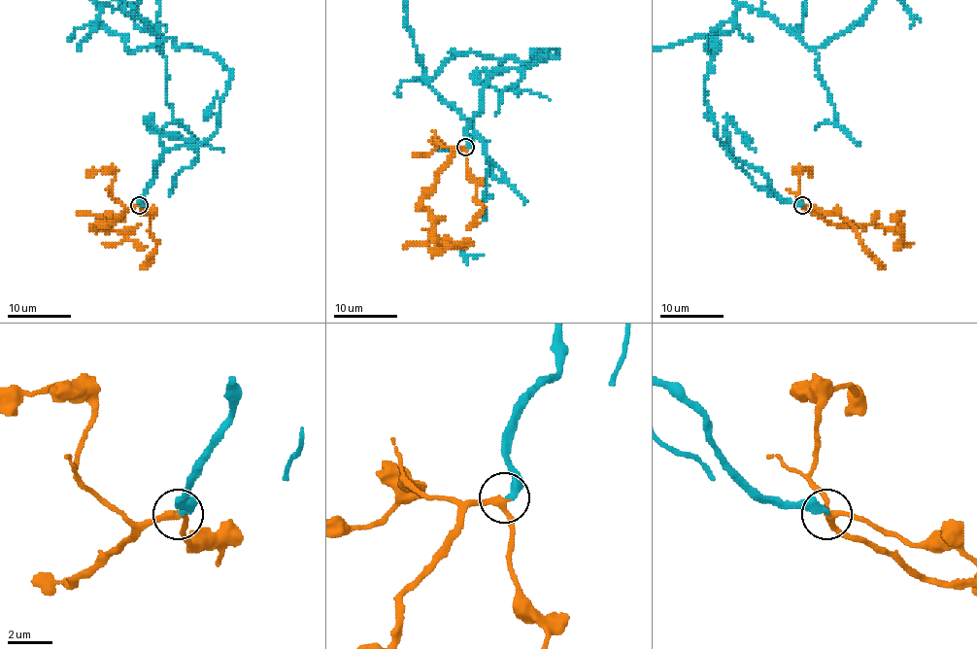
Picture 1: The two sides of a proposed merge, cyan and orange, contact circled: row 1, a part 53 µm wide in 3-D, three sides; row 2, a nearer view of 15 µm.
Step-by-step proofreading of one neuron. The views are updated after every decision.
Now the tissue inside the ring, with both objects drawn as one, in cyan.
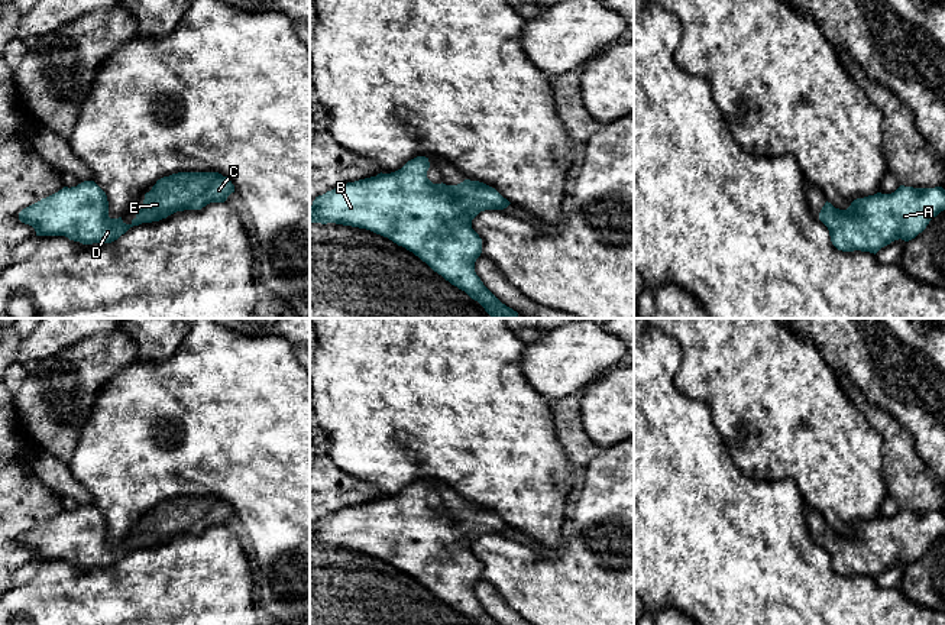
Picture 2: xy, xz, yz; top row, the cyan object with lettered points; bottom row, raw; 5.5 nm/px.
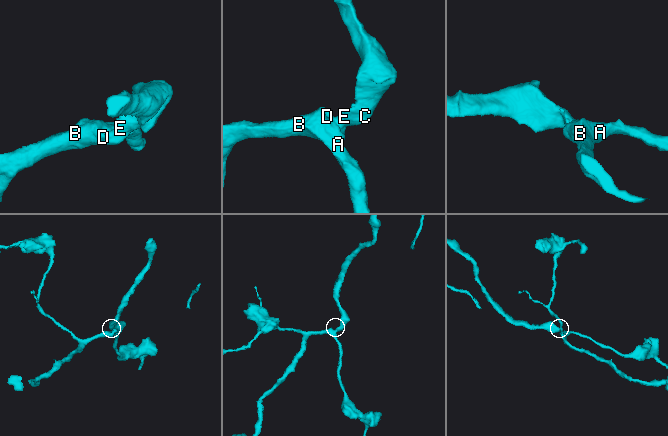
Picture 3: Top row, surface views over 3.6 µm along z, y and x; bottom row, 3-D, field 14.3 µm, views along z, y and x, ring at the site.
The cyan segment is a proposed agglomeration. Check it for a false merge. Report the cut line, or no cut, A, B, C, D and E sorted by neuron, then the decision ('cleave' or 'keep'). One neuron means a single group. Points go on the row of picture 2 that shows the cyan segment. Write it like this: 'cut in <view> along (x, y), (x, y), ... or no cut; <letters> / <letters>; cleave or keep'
no cut; A B C D E; keep

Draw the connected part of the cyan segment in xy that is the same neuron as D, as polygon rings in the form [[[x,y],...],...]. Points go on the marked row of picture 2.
[[[219,172],[172,174],[156,181],[145,194],[136,217],[126,224],[122,217],[109,217],[106,192],[94,181],[84,181],[23,208],[19,220],[32,226],[36,236],[65,236],[82,245],[111,243],[133,226],[224,203],[232,192],[234,185]]]

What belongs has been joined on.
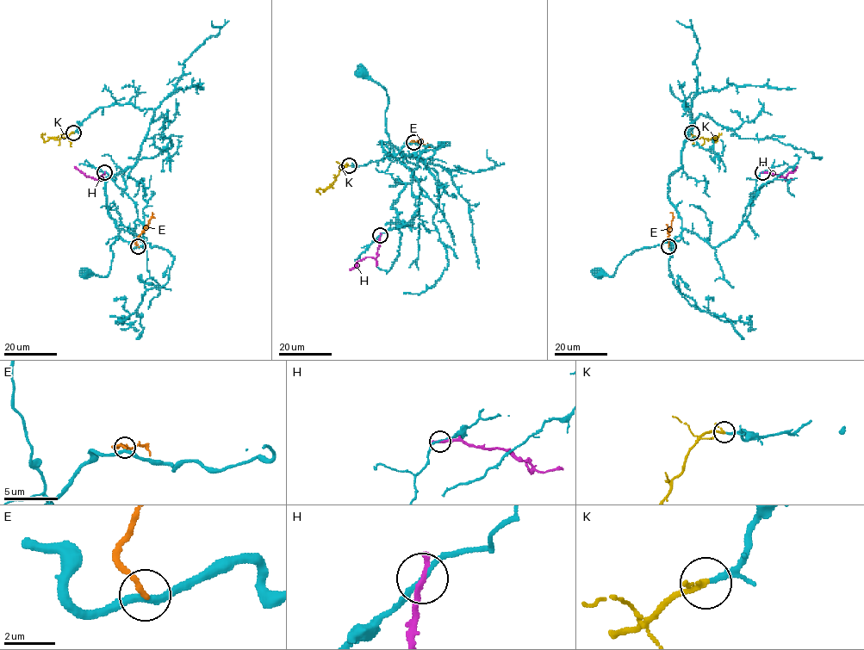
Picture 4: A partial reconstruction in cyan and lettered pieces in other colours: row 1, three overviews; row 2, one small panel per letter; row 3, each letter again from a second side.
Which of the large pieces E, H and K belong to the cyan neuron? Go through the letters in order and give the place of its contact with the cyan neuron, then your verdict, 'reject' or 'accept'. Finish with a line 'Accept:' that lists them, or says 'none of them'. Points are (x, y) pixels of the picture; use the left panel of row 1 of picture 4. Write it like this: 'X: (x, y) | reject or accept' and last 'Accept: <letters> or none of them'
E: (138, 246) | reject
H: (104, 172) | reject
K: (73, 133) | accept
Accept: K

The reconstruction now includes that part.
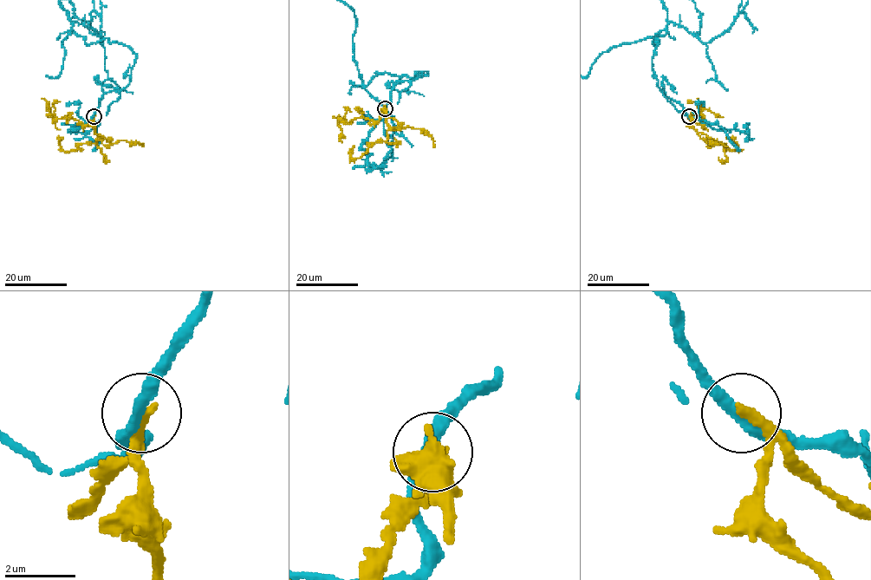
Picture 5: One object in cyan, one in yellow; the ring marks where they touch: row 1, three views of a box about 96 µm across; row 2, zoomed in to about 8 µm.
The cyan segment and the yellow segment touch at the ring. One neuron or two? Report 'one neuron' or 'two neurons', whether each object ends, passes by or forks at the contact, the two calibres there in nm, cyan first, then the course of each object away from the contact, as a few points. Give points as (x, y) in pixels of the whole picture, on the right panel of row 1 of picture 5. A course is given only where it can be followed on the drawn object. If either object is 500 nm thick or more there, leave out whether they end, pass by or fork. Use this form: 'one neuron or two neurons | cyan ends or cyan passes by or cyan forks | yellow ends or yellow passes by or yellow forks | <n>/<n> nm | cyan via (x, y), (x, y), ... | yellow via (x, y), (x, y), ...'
two neurons | cyan passes by | yellow ends | 320/280 nm | cyan via (688, 115), (661, 91), (652, 64), (657, 38), (653, 42), (666, 29), (602, 52), (586, 78) | yellow via (688, 115), (691, 125), (698, 132), (738, 152), (737, 144), (725, 138)

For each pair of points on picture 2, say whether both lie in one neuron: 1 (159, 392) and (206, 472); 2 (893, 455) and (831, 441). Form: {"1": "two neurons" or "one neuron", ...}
{"1": "one neuron", "2": "two neurons"}

